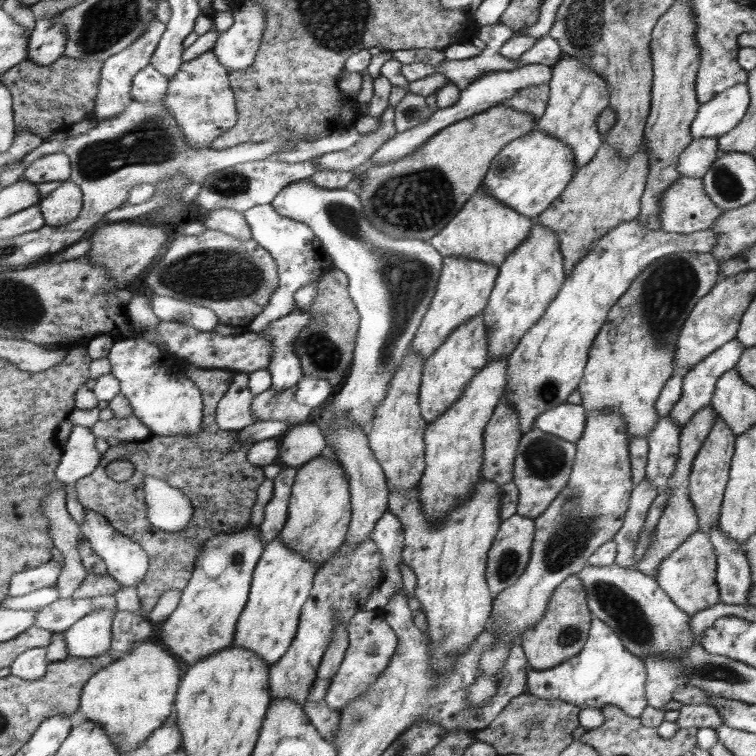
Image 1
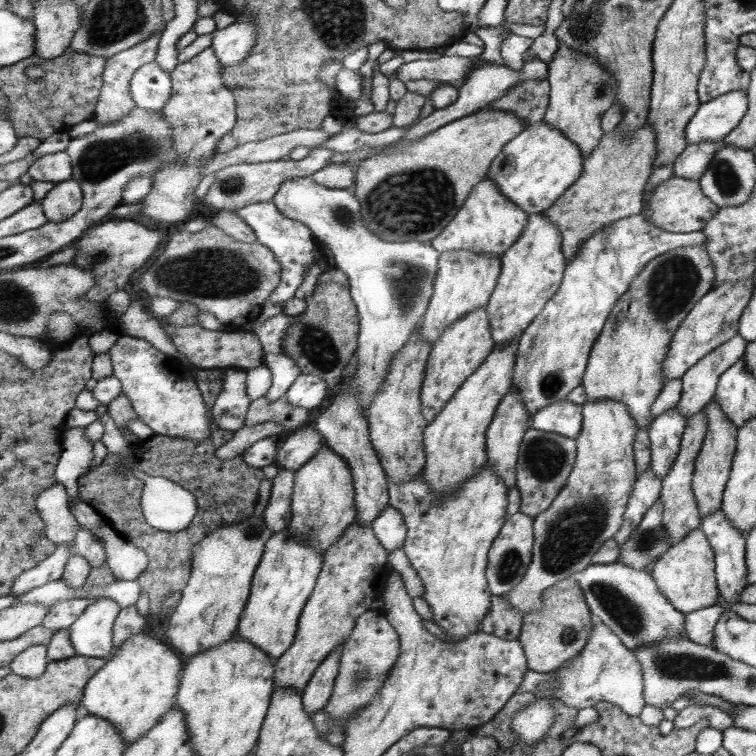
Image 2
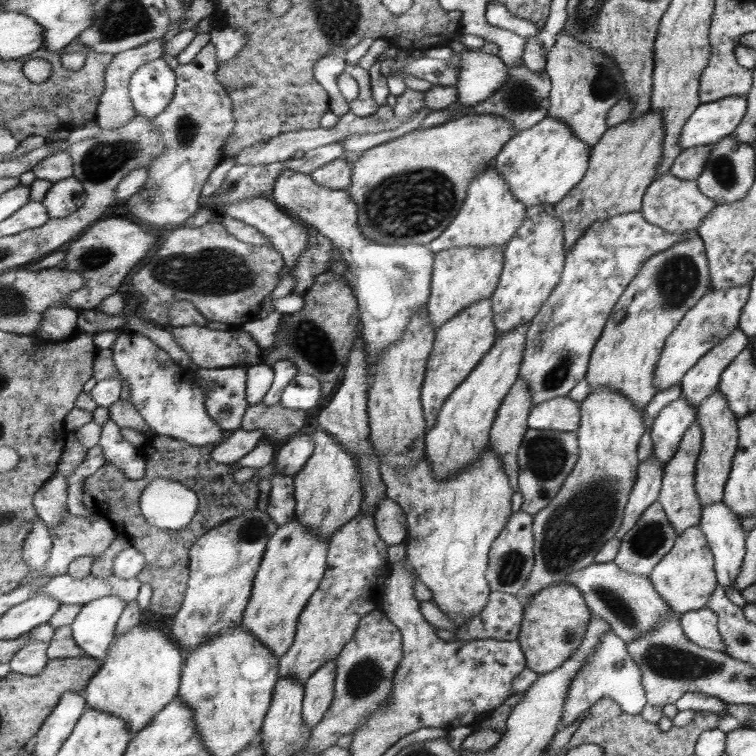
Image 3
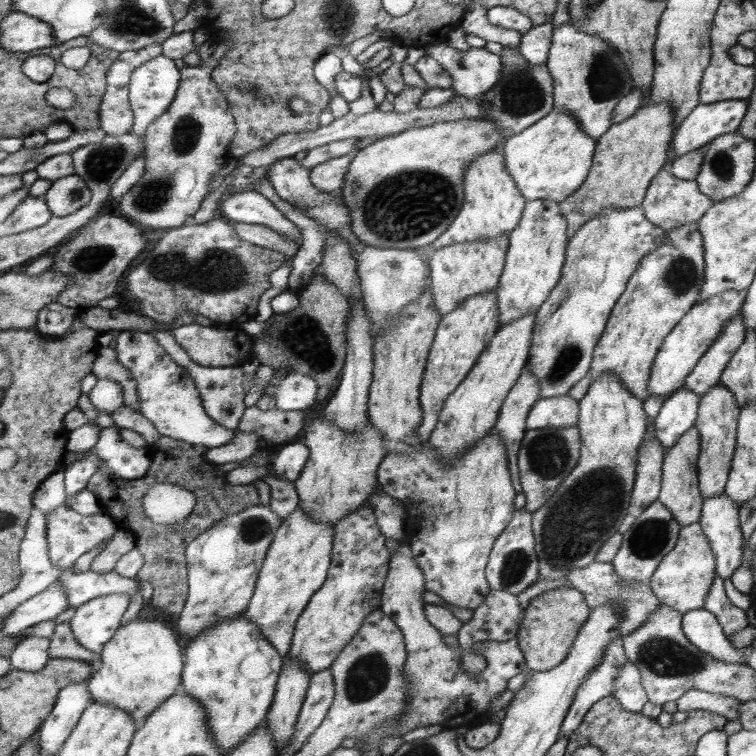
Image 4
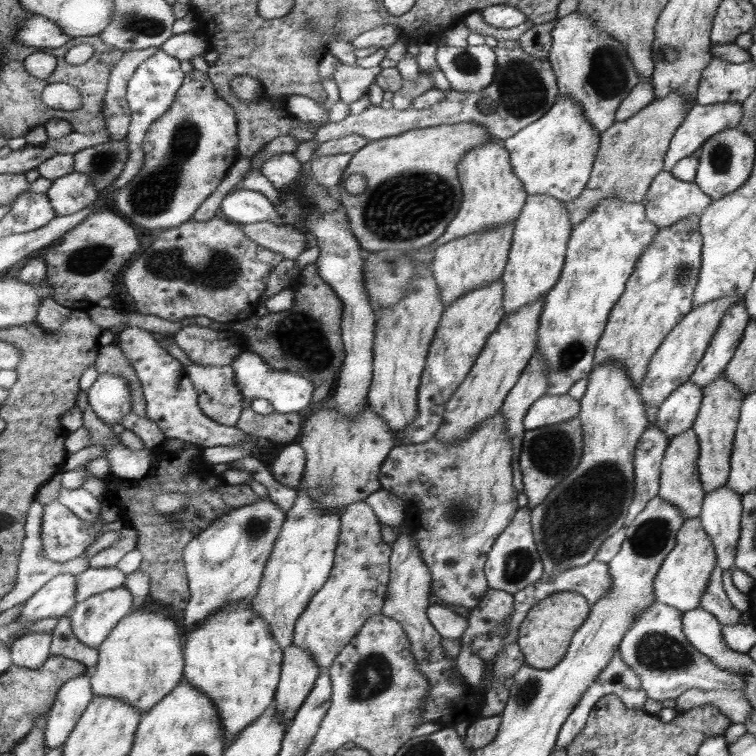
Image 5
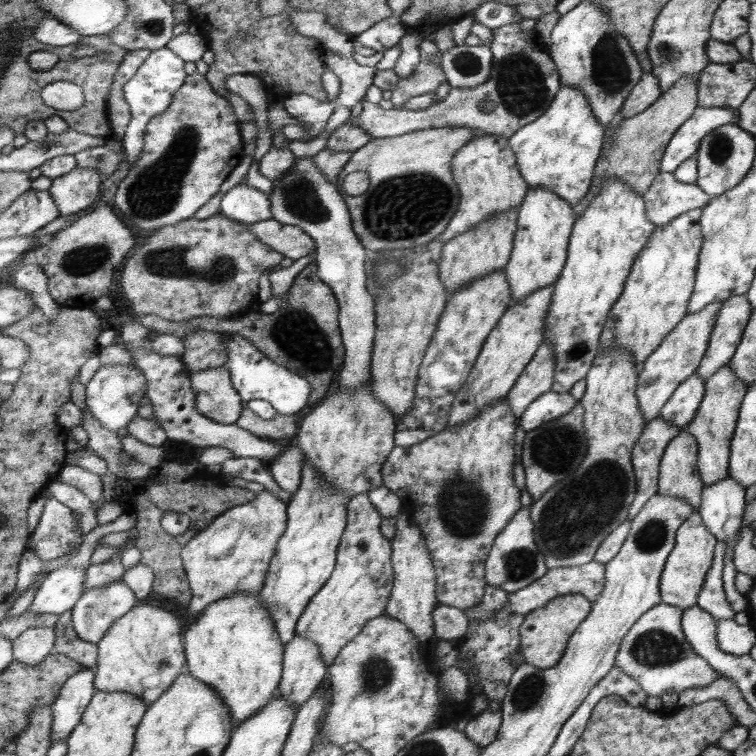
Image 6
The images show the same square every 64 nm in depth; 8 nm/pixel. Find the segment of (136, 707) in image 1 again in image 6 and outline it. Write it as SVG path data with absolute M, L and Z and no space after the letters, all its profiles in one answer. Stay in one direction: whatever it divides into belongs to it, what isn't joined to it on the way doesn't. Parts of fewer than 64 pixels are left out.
M138 603L109 629L98 645L95 688L99 691L123 691L145 699L151 705L176 682L187 669L181 618L161 606Z

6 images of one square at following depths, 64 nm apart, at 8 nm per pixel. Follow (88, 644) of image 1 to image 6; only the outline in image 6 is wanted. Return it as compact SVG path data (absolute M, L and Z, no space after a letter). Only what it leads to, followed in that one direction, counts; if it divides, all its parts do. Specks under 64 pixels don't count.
M124 579L89 589L72 609L74 628L81 639L99 644L109 629L138 603Z

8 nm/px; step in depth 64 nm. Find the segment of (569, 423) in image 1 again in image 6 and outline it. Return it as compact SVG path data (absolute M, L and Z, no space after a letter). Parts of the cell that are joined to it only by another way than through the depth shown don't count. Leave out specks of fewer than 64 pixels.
M546 392L527 407L521 419L518 420L519 426L526 433L539 429L545 423L555 421L573 412L577 401L569 393Z

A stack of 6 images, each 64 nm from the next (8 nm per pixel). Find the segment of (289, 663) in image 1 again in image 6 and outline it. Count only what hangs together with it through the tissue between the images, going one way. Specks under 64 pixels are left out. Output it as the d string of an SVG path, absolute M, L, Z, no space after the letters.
M368 494L353 497L348 506L348 526L338 550L336 569L325 586L312 598L296 627L297 635L309 637L321 646L324 661L329 667L336 662L341 649L353 641L373 618L386 614L396 581L392 540L381 534L384 517Z

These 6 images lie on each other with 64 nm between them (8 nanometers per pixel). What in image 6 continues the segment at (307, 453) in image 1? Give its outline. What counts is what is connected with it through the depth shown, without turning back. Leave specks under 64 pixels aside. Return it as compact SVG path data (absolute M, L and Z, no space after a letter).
M294 442L277 460L270 463L273 479L288 494L295 495L302 484L304 452Z

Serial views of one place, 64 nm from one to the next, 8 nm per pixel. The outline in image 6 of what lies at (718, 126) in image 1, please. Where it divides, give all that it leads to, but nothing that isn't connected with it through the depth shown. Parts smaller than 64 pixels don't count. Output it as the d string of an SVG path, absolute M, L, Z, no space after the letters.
M697 106L671 136L661 155L659 172L672 173L683 160L693 156L701 138L717 126L737 122L737 110L729 108L703 108Z

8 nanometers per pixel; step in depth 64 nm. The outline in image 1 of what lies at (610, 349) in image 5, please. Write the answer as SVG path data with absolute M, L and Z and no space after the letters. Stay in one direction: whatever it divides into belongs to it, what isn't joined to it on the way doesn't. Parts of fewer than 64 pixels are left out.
M693 251L659 257L649 263L640 274L641 278L637 278L633 286L629 285L629 294L625 294L621 302L617 301L617 306L613 306L613 310L609 312L609 322L601 325L588 352L583 380L577 388L585 414L599 409L619 409L621 417L627 423L629 438L647 436L657 423L655 401L664 382L677 372L673 366L677 333L693 305L720 279L719 267L714 258L708 253Z

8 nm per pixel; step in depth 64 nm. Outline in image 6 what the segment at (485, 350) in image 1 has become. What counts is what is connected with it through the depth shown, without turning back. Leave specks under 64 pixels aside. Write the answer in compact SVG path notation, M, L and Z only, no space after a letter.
M506 269L479 278L473 284L463 285L461 289L457 289L457 293L451 295L421 365L416 402L413 409L399 419L396 446L410 447L419 444L446 429L457 393L468 382L489 333L496 328L512 300L513 289Z

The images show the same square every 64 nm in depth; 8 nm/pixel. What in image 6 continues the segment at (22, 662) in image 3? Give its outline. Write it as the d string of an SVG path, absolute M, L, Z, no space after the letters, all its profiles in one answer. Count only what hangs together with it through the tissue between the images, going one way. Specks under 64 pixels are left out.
M29 628L14 640L14 657L25 664L37 665L55 650L55 628Z

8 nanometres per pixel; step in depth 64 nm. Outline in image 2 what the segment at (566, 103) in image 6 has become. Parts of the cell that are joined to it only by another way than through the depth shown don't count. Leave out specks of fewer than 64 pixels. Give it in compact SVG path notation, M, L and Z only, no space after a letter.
M549 123L529 126L493 161L488 176L497 181L501 191L515 201L527 213L540 213L555 205L565 192L581 178L584 155L581 146L572 142L565 134Z

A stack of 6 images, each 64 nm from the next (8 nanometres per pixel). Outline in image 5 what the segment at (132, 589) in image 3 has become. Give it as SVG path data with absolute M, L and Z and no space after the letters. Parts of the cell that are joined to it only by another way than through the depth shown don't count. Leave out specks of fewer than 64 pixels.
M119 567L93 569L77 575L77 603L101 592L127 587L128 574Z

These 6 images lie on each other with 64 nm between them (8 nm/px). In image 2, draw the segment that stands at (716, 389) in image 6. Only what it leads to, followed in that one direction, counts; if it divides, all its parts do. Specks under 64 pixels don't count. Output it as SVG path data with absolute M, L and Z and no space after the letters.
M713 399L703 405L700 412L703 412L703 416L705 416L707 430L705 431L701 448L693 462L691 489L702 520L707 514L720 509L722 493L728 479L733 453L735 452L737 427L725 417L721 407L717 406Z

